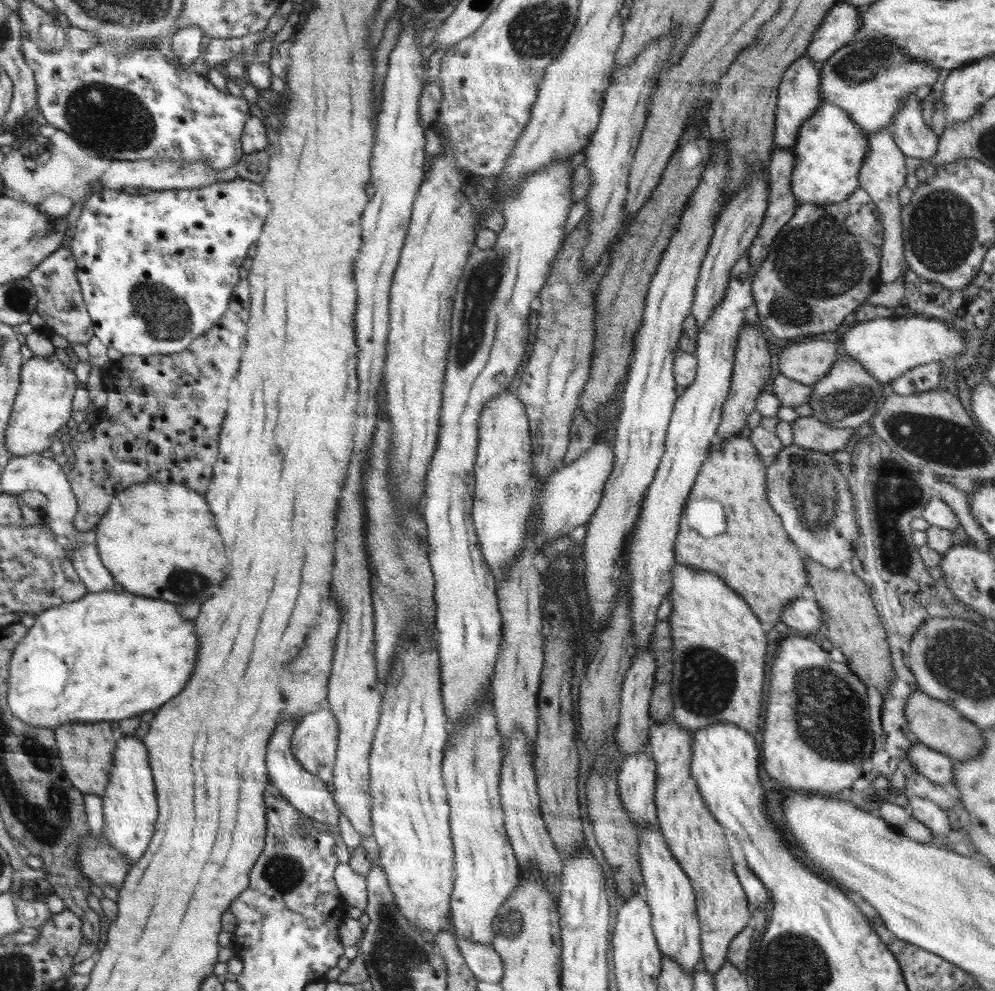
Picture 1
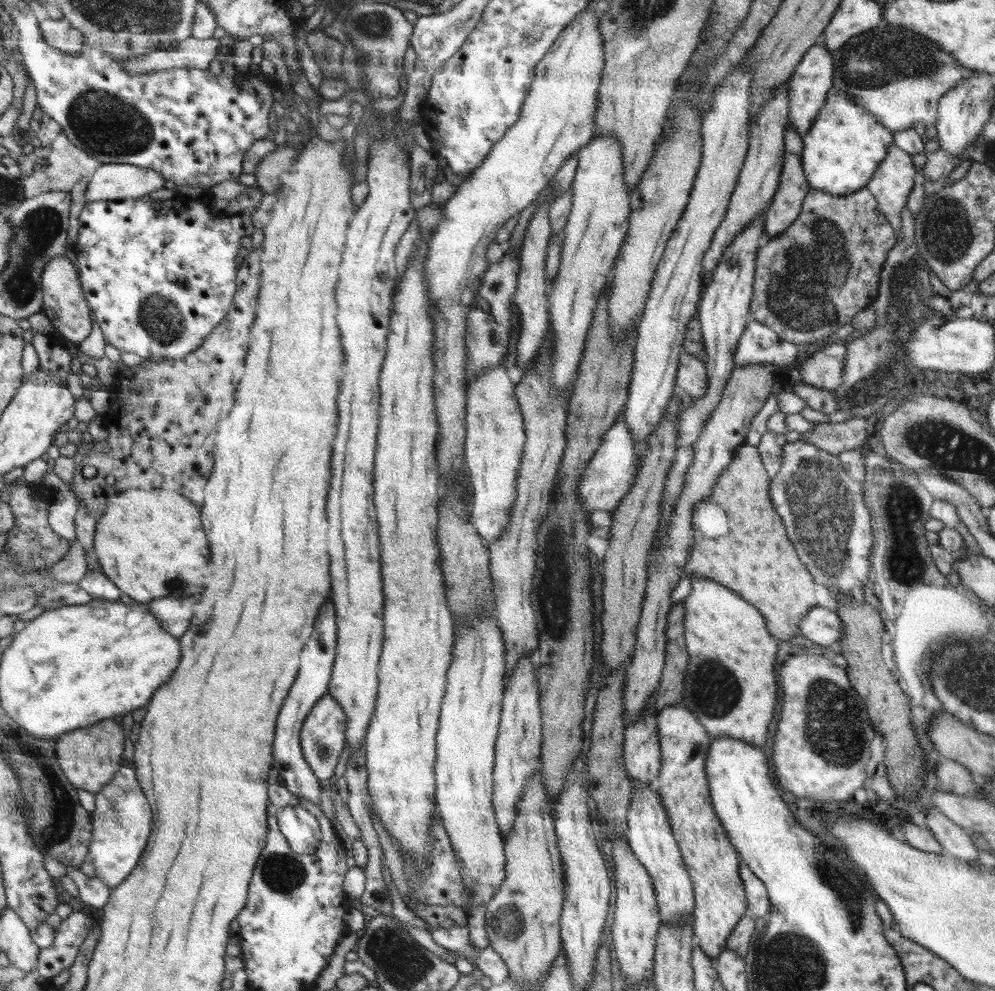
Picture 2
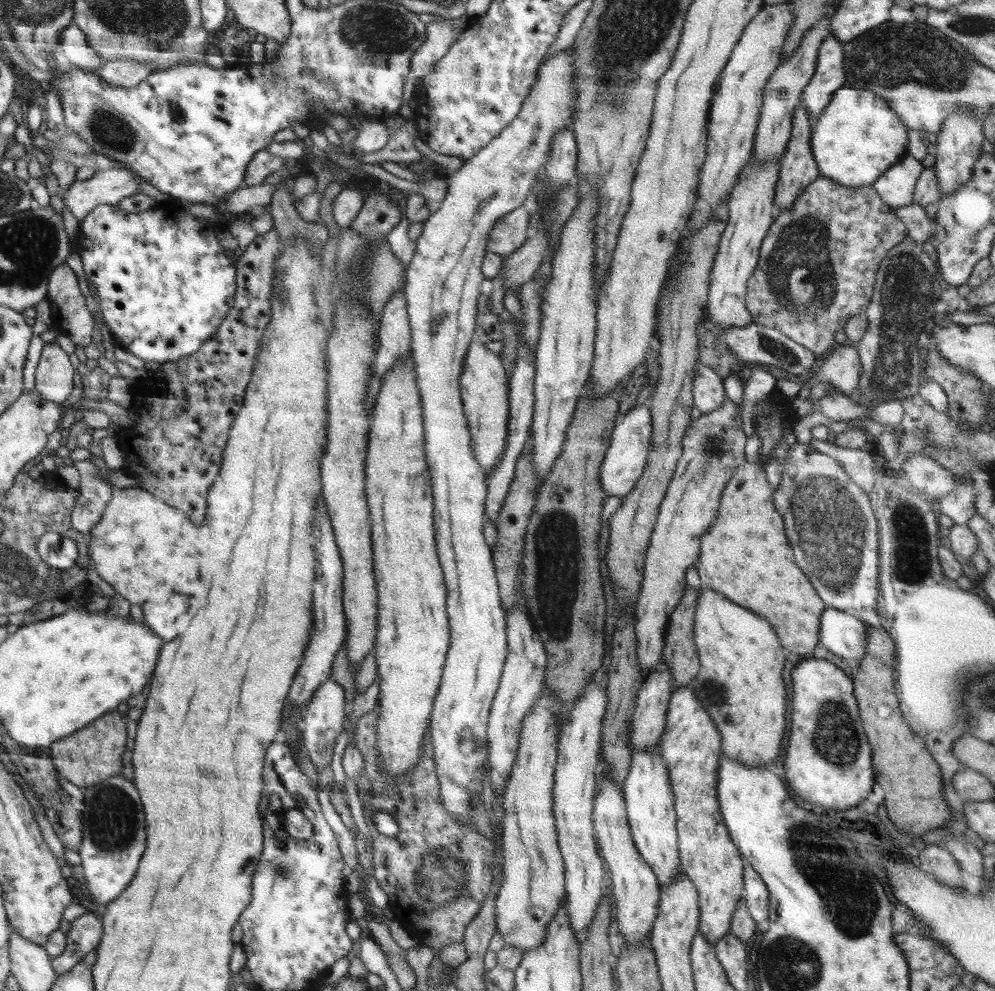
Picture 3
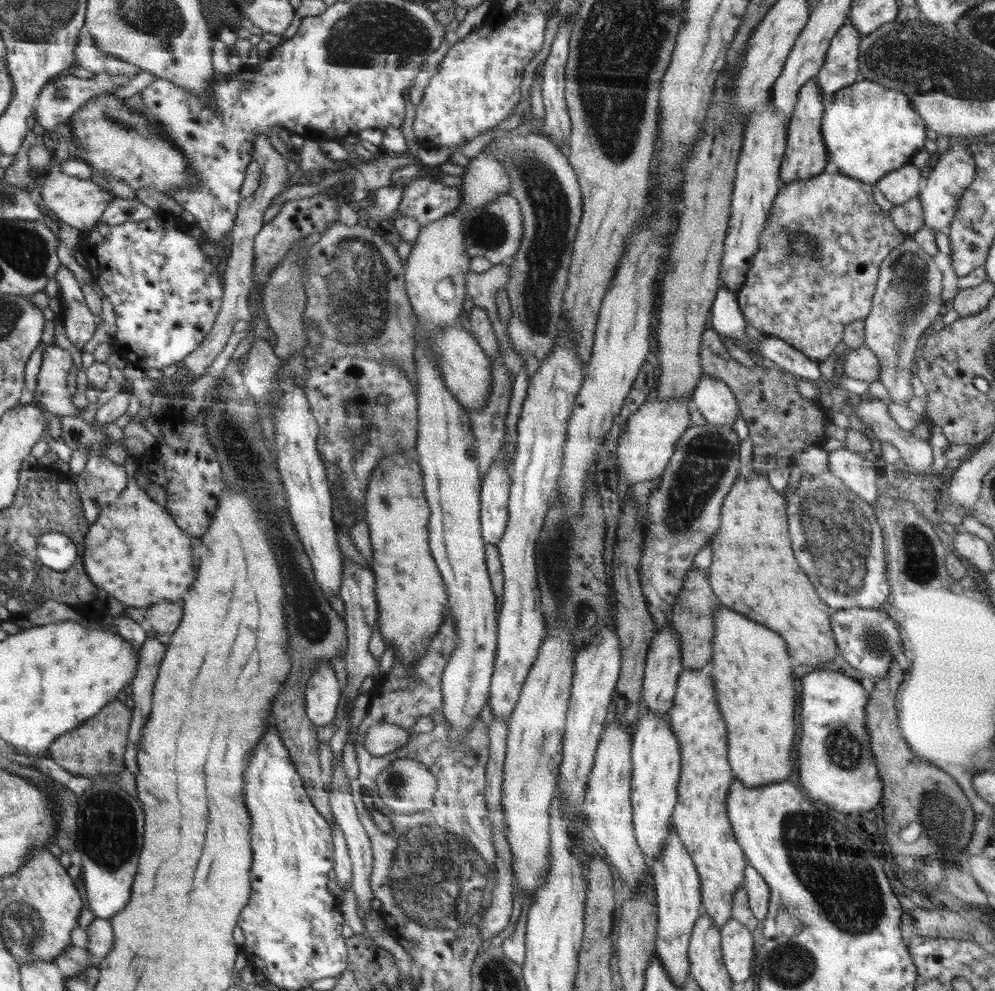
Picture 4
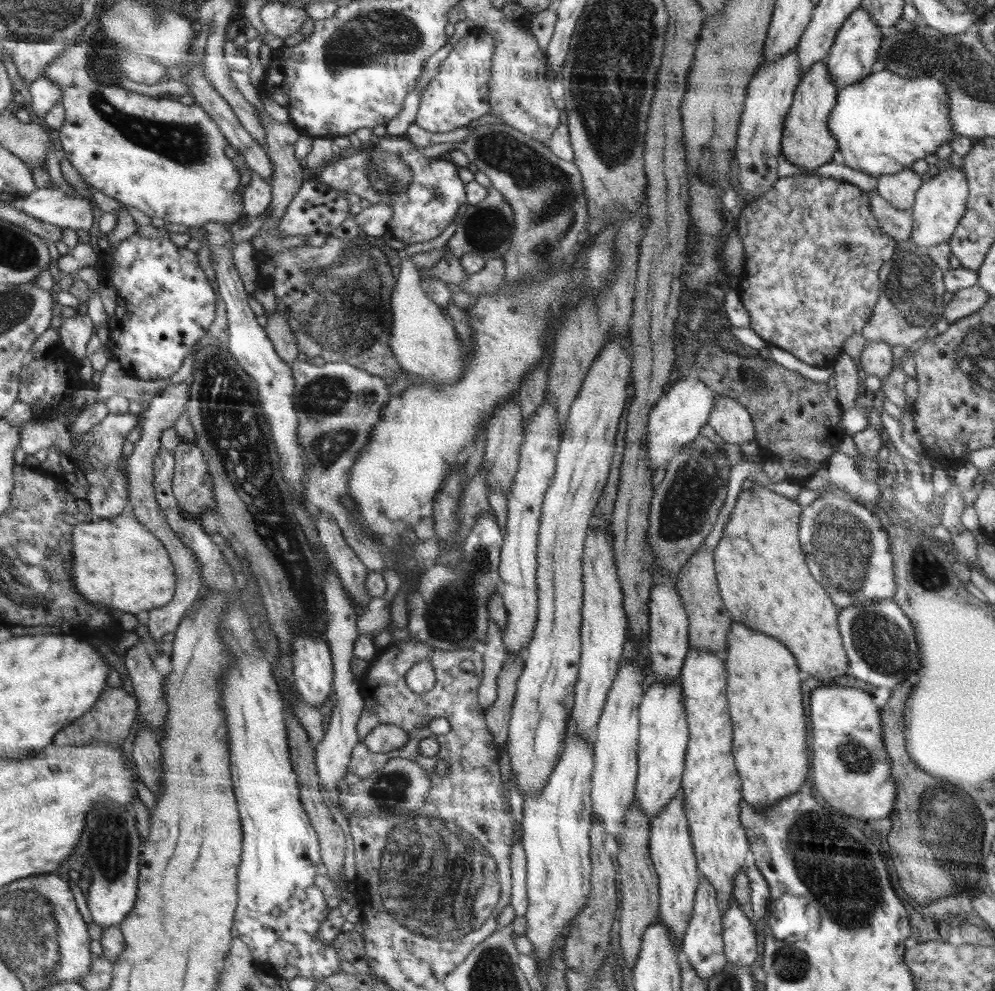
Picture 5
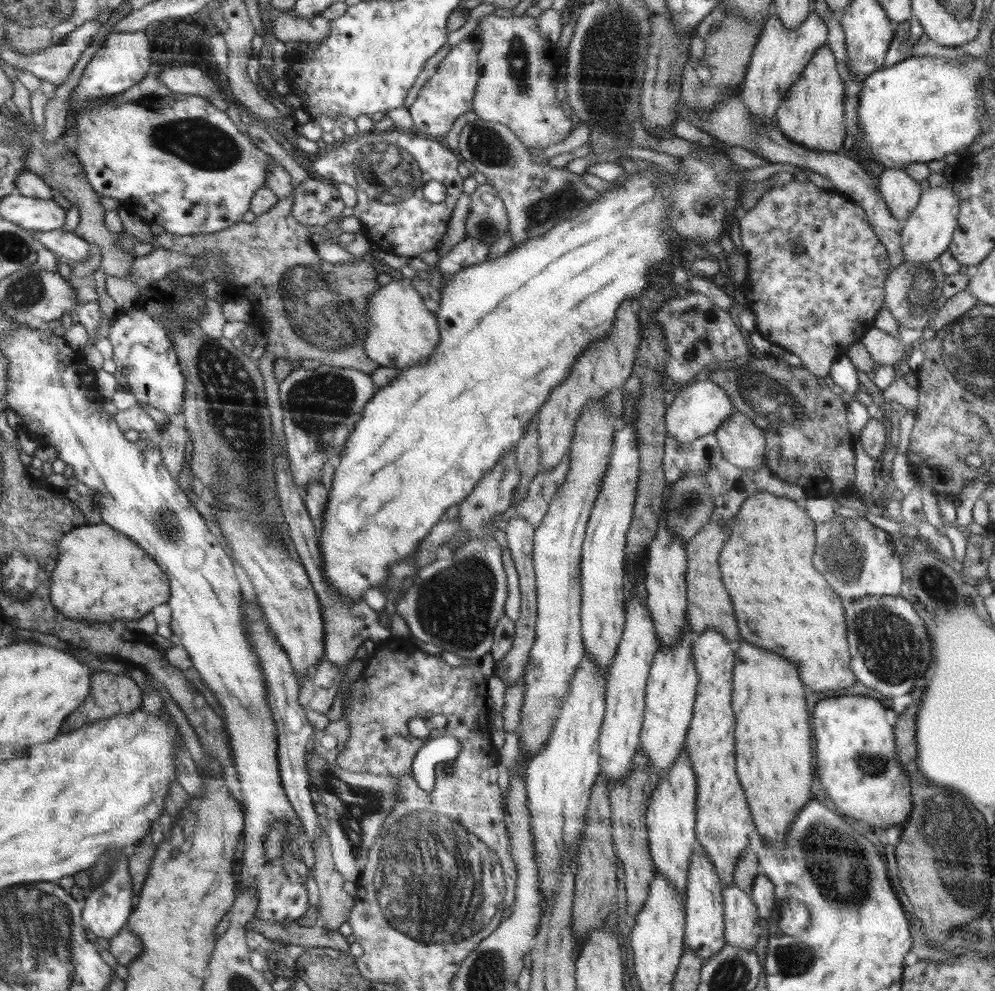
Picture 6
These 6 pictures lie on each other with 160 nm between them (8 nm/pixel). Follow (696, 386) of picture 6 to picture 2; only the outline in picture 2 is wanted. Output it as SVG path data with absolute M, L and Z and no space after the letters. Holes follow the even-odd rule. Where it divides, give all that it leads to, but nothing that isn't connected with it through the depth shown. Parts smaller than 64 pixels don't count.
M620 418L604 433L600 446L588 461L579 478L577 495L584 510L608 510L614 512L620 500L631 489L634 476L638 470L638 462L634 452L633 436Z

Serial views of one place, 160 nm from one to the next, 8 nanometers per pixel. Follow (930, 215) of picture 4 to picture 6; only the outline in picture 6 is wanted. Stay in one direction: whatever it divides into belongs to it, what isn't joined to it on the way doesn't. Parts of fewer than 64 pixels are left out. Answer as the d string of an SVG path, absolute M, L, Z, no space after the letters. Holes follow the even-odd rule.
M948 183L921 191L918 204L910 214L910 217L905 220L901 231L904 259L911 263L919 263L937 259L946 251L952 242L954 231L956 231L959 208L959 196Z

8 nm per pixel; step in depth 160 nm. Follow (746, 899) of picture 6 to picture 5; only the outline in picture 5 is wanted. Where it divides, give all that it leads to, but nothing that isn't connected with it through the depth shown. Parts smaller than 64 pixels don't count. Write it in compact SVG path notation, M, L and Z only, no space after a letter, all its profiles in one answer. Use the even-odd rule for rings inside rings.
M732 899L729 909L724 913L723 920L723 953L727 962L738 966L753 964L756 953L756 927L754 919L748 918L735 899Z

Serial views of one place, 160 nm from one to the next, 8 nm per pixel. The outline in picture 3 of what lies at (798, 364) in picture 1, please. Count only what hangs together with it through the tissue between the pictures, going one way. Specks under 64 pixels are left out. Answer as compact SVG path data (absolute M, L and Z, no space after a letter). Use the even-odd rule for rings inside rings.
M835 346L828 358L817 365L810 378L812 384L829 382L835 392L850 395L857 387L861 375L860 357L854 346Z

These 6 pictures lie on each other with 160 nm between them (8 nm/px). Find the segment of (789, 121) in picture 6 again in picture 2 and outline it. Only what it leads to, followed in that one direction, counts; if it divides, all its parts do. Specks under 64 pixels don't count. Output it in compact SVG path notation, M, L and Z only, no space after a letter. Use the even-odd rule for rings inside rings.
M788 127L784 133L784 153L786 153L786 156L784 156L784 164L780 173L779 185L774 193L771 206L767 208L764 215L764 231L758 243L759 249L767 243L767 240L774 238L782 231L786 231L786 229L792 225L792 222L795 222L796 218L800 215L802 203L804 202L808 191L811 189L808 186L808 181L805 179L803 173L803 152L804 142L802 141L802 136L796 132L796 129Z

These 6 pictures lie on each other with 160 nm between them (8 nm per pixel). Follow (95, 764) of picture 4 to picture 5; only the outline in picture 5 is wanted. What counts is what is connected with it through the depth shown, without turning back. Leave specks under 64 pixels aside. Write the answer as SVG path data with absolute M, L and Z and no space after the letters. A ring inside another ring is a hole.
M108 687L100 694L100 698L91 711L82 715L79 719L55 735L56 746L86 746L91 742L102 742L110 745L122 744L124 738L130 734L130 730L136 724L139 702L132 698L121 687Z

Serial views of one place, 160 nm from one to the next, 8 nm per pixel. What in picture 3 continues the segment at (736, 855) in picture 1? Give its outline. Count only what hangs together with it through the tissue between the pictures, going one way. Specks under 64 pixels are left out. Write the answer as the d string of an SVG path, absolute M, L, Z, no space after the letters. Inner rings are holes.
M747 864L743 867L743 891L741 898L745 902L750 916L757 922L769 917L769 890L761 876Z

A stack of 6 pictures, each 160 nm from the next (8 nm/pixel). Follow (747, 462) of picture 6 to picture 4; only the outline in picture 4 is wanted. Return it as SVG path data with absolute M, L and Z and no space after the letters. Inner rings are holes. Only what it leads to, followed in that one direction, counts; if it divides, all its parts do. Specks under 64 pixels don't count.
M702 375L691 394L698 412L708 423L733 429L739 406L730 387L719 378Z

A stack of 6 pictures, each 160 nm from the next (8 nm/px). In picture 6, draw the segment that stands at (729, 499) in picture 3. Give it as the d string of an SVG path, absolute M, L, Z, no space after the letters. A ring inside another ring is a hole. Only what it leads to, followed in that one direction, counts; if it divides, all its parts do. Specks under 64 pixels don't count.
M759 491L749 496L733 518L729 539L719 554L722 583L730 594L738 633L748 642L786 656L796 664L808 690L848 690L857 681L850 672L844 604L814 570L815 520L795 500Z

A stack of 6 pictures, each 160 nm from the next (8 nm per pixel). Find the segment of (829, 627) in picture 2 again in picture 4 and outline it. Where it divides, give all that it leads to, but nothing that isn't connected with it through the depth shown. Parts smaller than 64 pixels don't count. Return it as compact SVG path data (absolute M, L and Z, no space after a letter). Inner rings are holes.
M852 607L832 611L830 623L837 649L844 656L844 660L875 679L887 675L891 660L895 659L896 654L906 652L902 647L898 625L881 608Z

